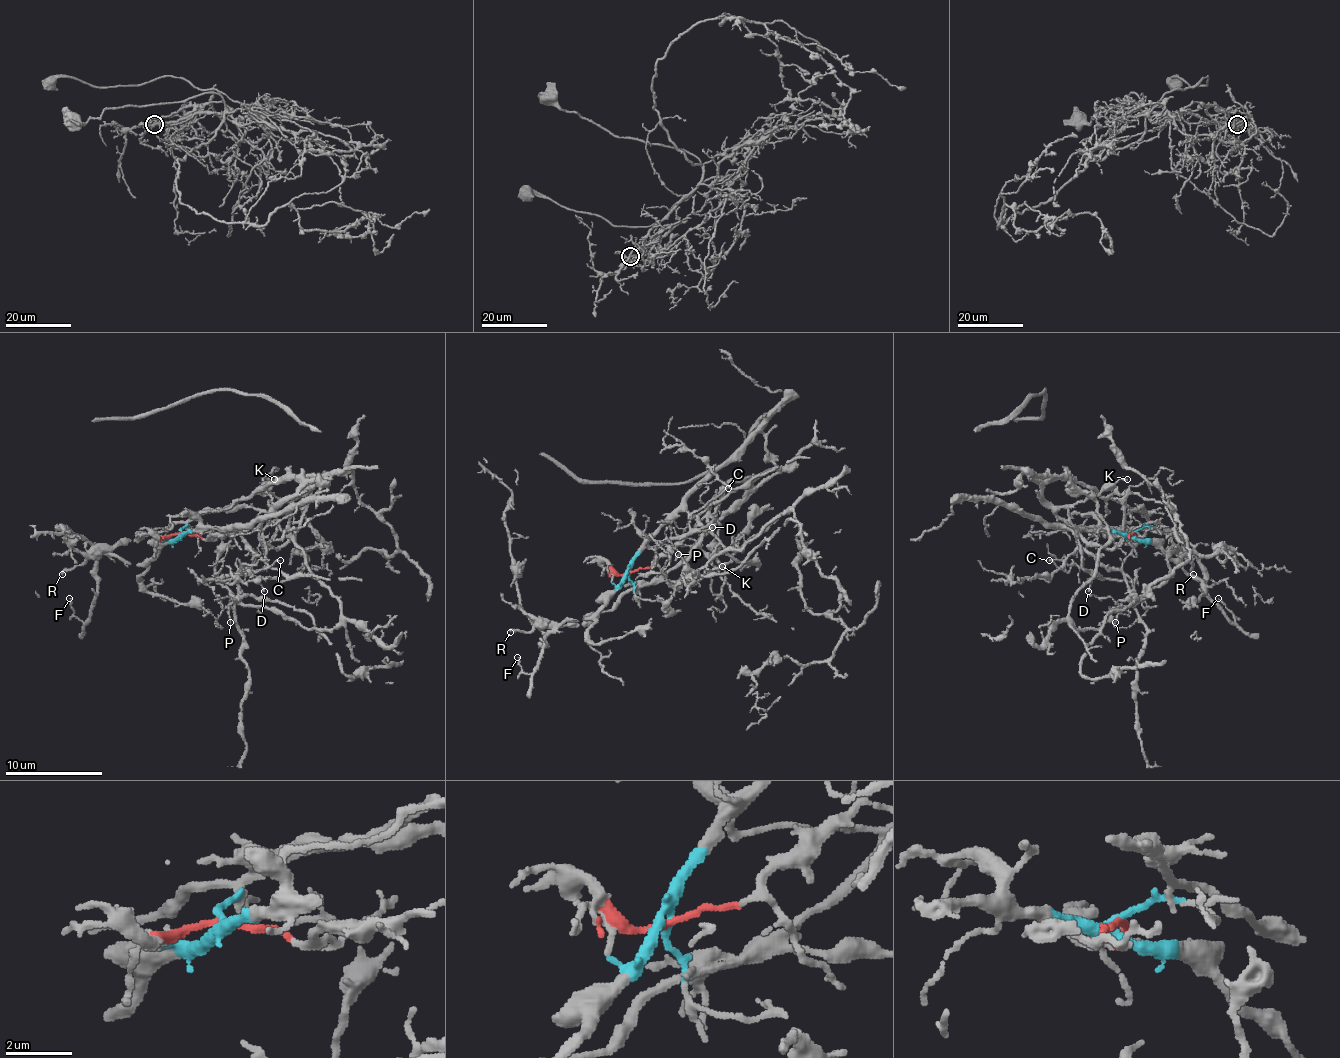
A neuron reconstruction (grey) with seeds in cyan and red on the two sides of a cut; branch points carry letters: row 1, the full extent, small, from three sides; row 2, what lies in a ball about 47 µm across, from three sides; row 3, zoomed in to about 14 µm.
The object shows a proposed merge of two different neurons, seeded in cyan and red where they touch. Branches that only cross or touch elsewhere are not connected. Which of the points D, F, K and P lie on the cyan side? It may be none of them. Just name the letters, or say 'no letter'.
F, P

